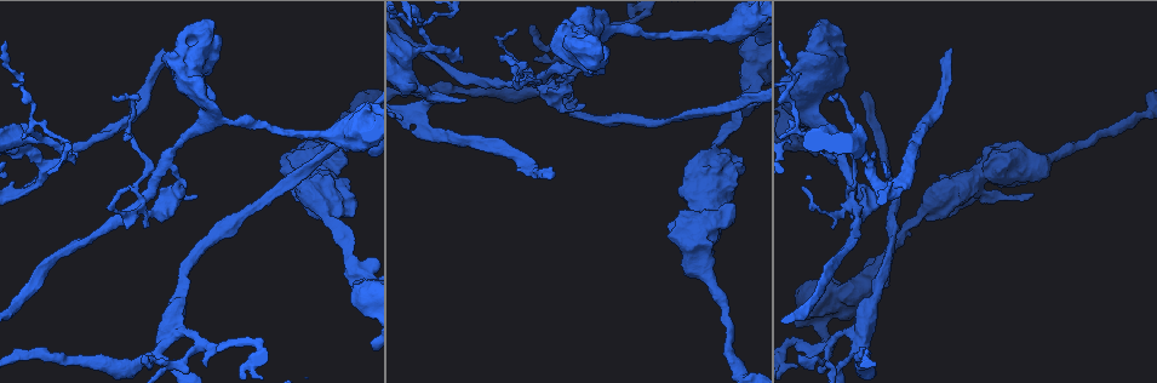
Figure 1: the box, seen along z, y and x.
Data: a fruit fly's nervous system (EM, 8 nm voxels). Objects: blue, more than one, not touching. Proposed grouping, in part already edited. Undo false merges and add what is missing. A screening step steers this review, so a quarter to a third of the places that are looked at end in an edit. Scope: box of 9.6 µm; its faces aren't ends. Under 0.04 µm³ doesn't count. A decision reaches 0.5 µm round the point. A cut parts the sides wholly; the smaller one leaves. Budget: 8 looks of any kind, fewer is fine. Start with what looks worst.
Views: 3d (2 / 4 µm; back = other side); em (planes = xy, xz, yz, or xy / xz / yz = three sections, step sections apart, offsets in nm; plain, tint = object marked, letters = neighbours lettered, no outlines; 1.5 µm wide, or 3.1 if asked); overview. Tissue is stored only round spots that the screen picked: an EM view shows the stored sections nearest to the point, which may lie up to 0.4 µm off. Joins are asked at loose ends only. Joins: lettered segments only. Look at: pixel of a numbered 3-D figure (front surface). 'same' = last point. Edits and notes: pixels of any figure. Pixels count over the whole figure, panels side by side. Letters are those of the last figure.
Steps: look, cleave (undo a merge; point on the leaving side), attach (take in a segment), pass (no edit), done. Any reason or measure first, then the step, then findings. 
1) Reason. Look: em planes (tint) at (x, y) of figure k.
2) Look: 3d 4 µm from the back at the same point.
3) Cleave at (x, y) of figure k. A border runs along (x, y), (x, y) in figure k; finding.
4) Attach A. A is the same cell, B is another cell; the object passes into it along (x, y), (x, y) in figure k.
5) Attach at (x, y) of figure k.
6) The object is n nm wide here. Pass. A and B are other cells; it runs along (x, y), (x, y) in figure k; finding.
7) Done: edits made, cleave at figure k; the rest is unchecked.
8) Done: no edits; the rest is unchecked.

Branch stops here. Look: em xz step 8 (tint) at (585, 106) of figure 1.

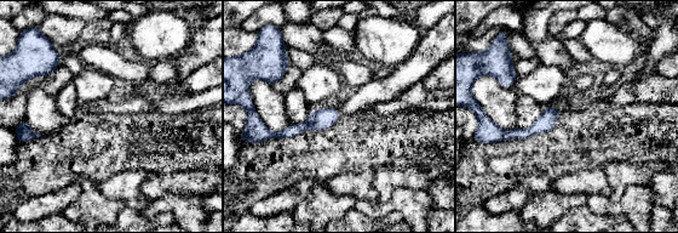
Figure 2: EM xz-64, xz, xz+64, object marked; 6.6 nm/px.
Cut it another way. Look: em xy step 4 (letters) at the same point.

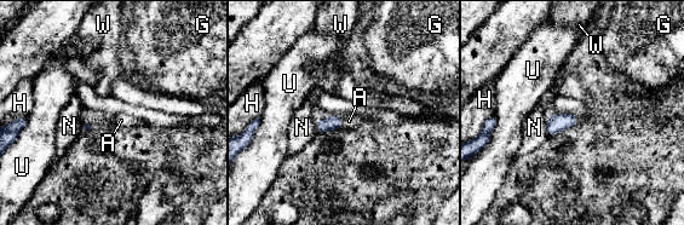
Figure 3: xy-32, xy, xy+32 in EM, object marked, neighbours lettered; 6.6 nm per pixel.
The object is 90 nm wide here. Attach A. A is the same cell, G, H, N, U and W are other cells; it goes on there.

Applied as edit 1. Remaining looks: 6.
See it whole again. Look: overview.

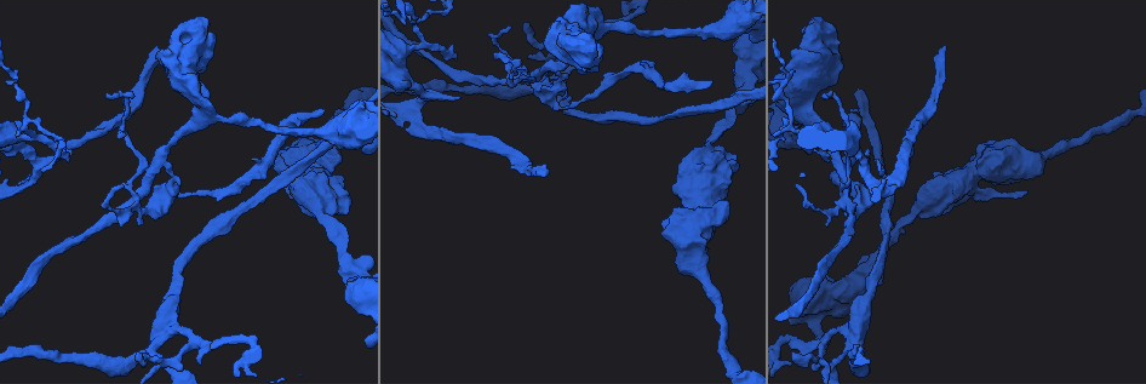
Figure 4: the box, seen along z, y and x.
Closes a loop. Look: 3d 4 µm at (833, 361) of figure 4.

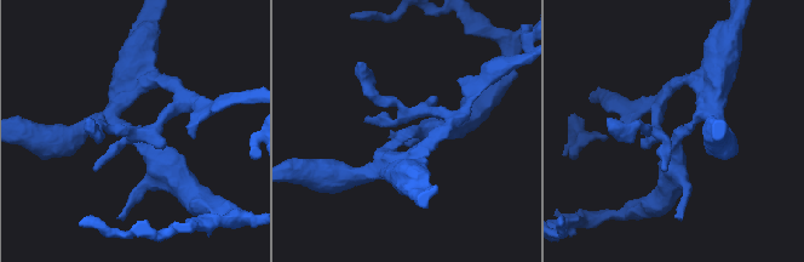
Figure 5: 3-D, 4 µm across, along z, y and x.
Shape alone is not enough. Look: em planes (letters) at (406, 130) of figure 5.

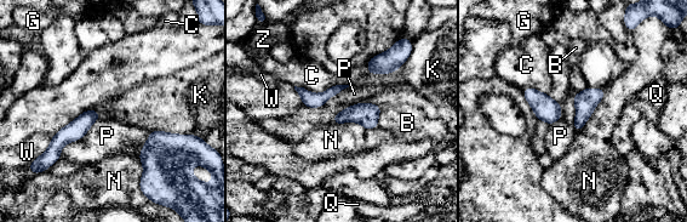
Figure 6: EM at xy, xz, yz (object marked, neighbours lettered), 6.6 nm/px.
Pass. B, C, G, K, N, P, Q, W and Z are other cells; it runs along (92, 113), (55, 147), (53, 157) in figure 6; continuous, no second neuron.

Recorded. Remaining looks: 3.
Free end. Look: 3d 2 µm at (208, 26) of figure 4.

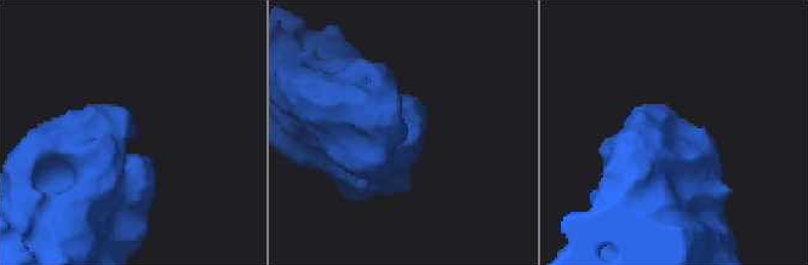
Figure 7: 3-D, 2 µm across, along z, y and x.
Shape alone is not enough. Look: em planes (tint) at (397, 97) of figure 7.

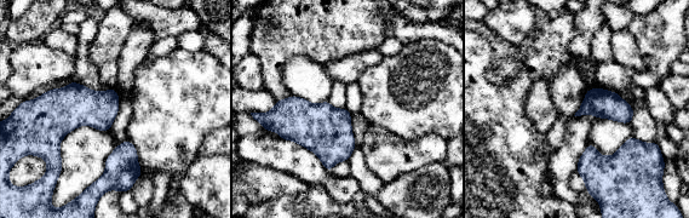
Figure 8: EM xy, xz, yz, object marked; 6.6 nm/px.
See the neighbours. Look: em planes (letters) at the same point.

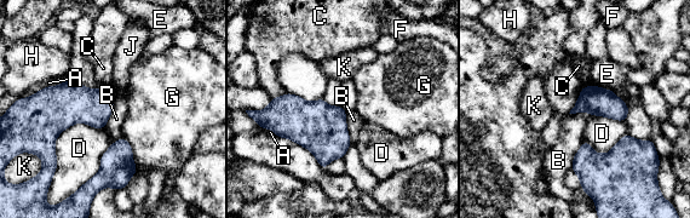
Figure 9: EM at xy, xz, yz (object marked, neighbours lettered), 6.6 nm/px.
Pass. A, B, C, D, E, F, G, H, J and K are other cells; a border runs along (345, 113), (345, 125), (351, 143) in figure 9; none of them fits.

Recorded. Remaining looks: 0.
Done: edits made, attach at figure 3; the rest is unchecked.

